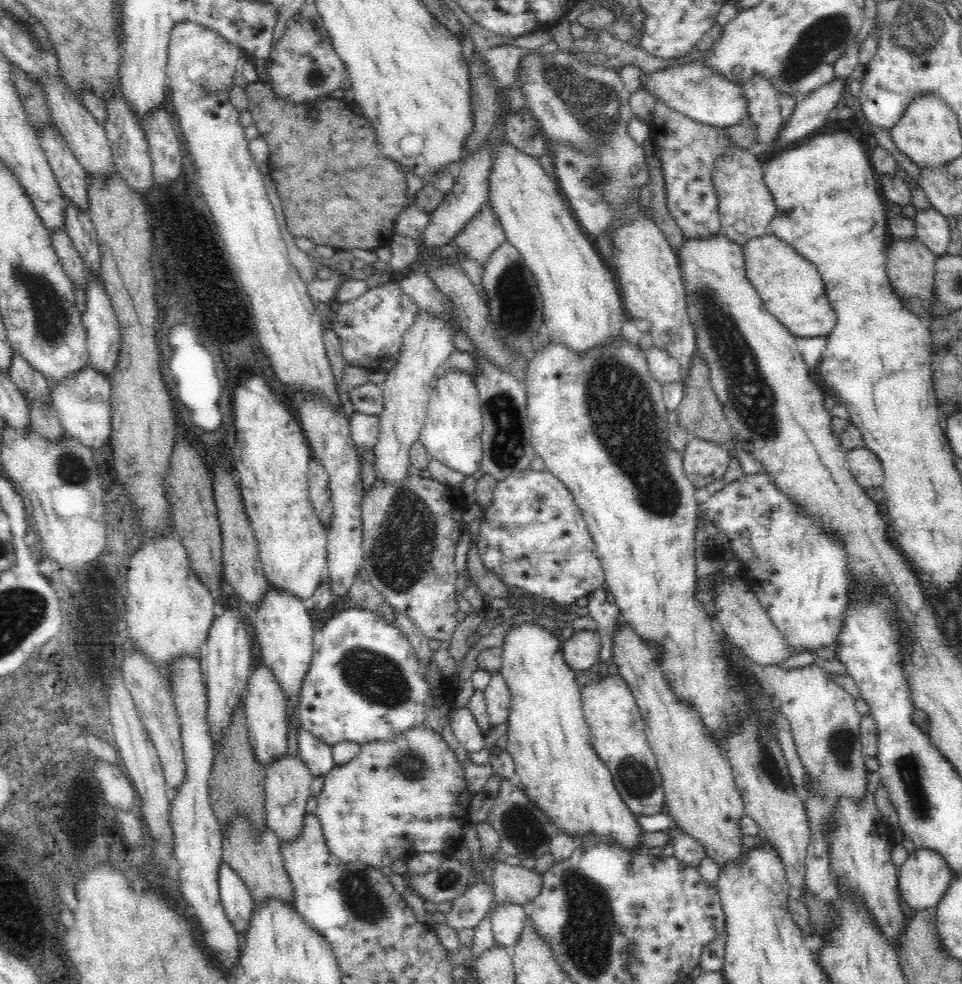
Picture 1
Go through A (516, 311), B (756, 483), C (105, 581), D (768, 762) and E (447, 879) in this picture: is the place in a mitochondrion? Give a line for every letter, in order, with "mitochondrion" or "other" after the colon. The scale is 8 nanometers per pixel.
A: mitochondrion
B: other
C: other
D: mitochondrion
E: mitochondrion

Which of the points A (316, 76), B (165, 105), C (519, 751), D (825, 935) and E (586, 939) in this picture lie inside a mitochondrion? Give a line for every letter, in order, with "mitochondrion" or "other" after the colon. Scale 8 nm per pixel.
A: mitochondrion
B: other
C: other
D: other
E: mitochondrion

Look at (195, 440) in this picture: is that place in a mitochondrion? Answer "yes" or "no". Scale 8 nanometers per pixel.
no

